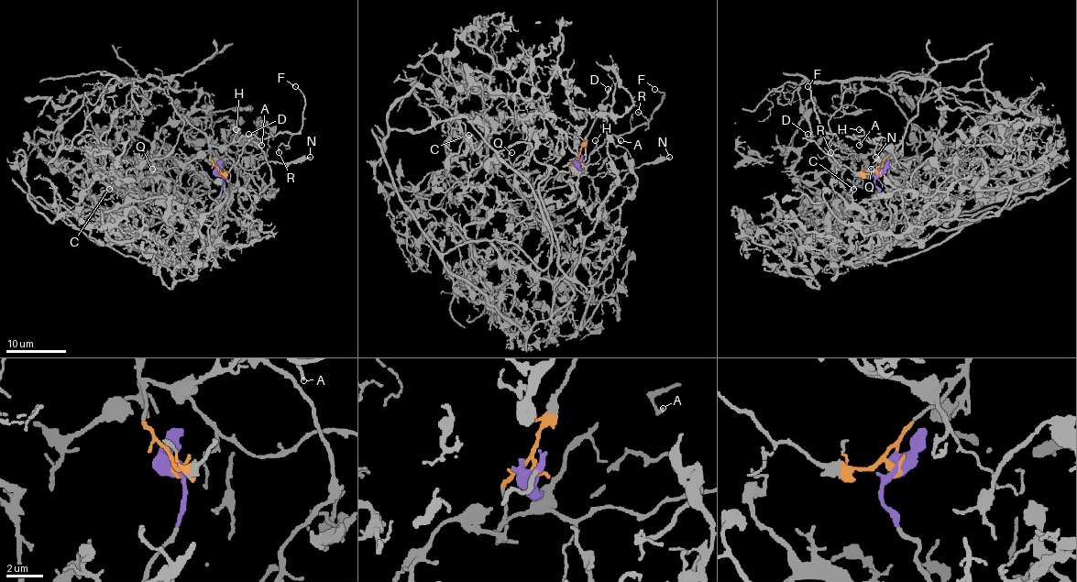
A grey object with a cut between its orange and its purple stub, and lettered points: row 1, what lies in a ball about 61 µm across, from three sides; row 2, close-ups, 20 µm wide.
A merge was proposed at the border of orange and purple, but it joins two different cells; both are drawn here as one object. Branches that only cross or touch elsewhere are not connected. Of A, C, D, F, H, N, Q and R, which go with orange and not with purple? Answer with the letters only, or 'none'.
A, D, F, H, N, R

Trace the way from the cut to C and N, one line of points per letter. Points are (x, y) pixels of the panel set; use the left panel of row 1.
C: (221, 174), (199, 229), (171, 253), (126, 257), (107, 243), (112, 214), (143, 203), (98, 168), (109, 189)
N: (221, 174), (209, 158), (211, 147), (221, 148), (246, 170), (258, 168), (265, 162), (291, 163), (310, 158)

